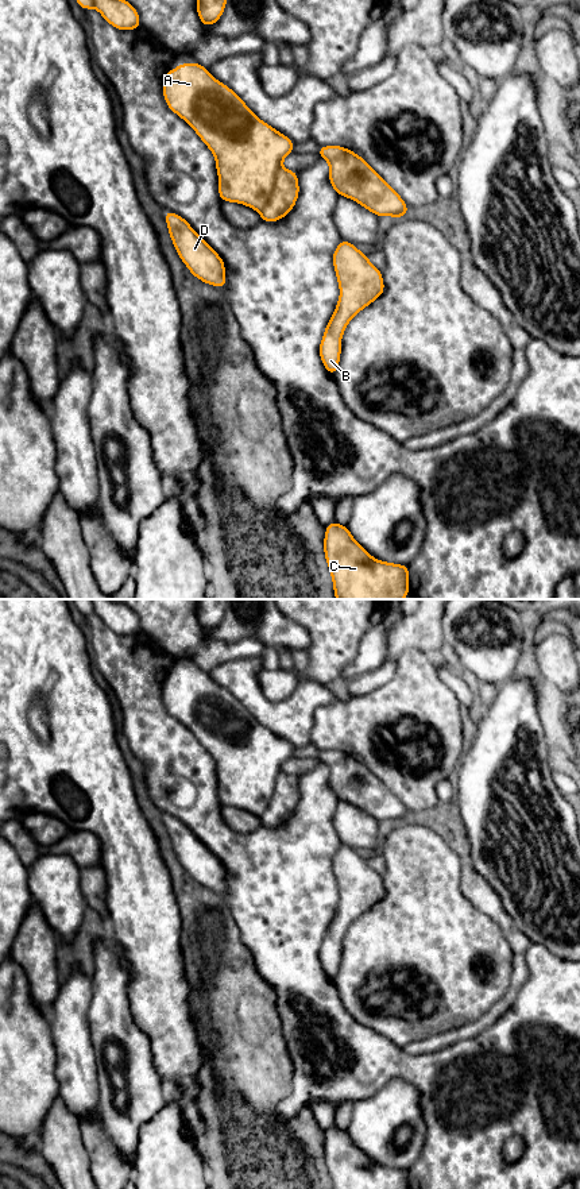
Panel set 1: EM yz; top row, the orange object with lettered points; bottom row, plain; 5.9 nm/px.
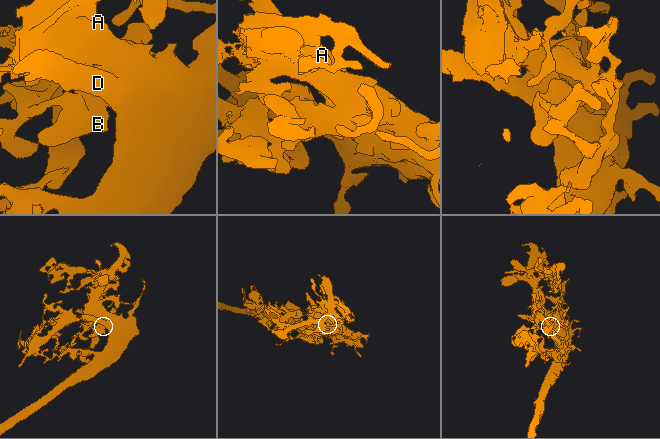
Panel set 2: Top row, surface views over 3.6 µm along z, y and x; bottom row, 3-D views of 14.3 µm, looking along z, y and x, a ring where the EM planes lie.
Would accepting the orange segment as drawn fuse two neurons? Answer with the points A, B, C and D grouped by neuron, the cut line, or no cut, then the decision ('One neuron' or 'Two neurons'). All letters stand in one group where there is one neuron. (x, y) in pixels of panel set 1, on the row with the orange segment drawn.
Groups: A B C D. No split. One neuron

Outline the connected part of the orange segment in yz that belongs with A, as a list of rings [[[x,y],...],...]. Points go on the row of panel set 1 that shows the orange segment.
[[[198,62],[167,70],[162,92],[169,109],[183,119],[212,151],[223,202],[250,206],[266,223],[275,223],[291,212],[299,194],[298,173],[285,169],[282,161],[294,151],[293,140],[256,117],[231,88]]]

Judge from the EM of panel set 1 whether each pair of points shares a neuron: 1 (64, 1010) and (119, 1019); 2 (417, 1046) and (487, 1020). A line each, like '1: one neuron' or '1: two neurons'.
1: two neurons
2: one neuron

